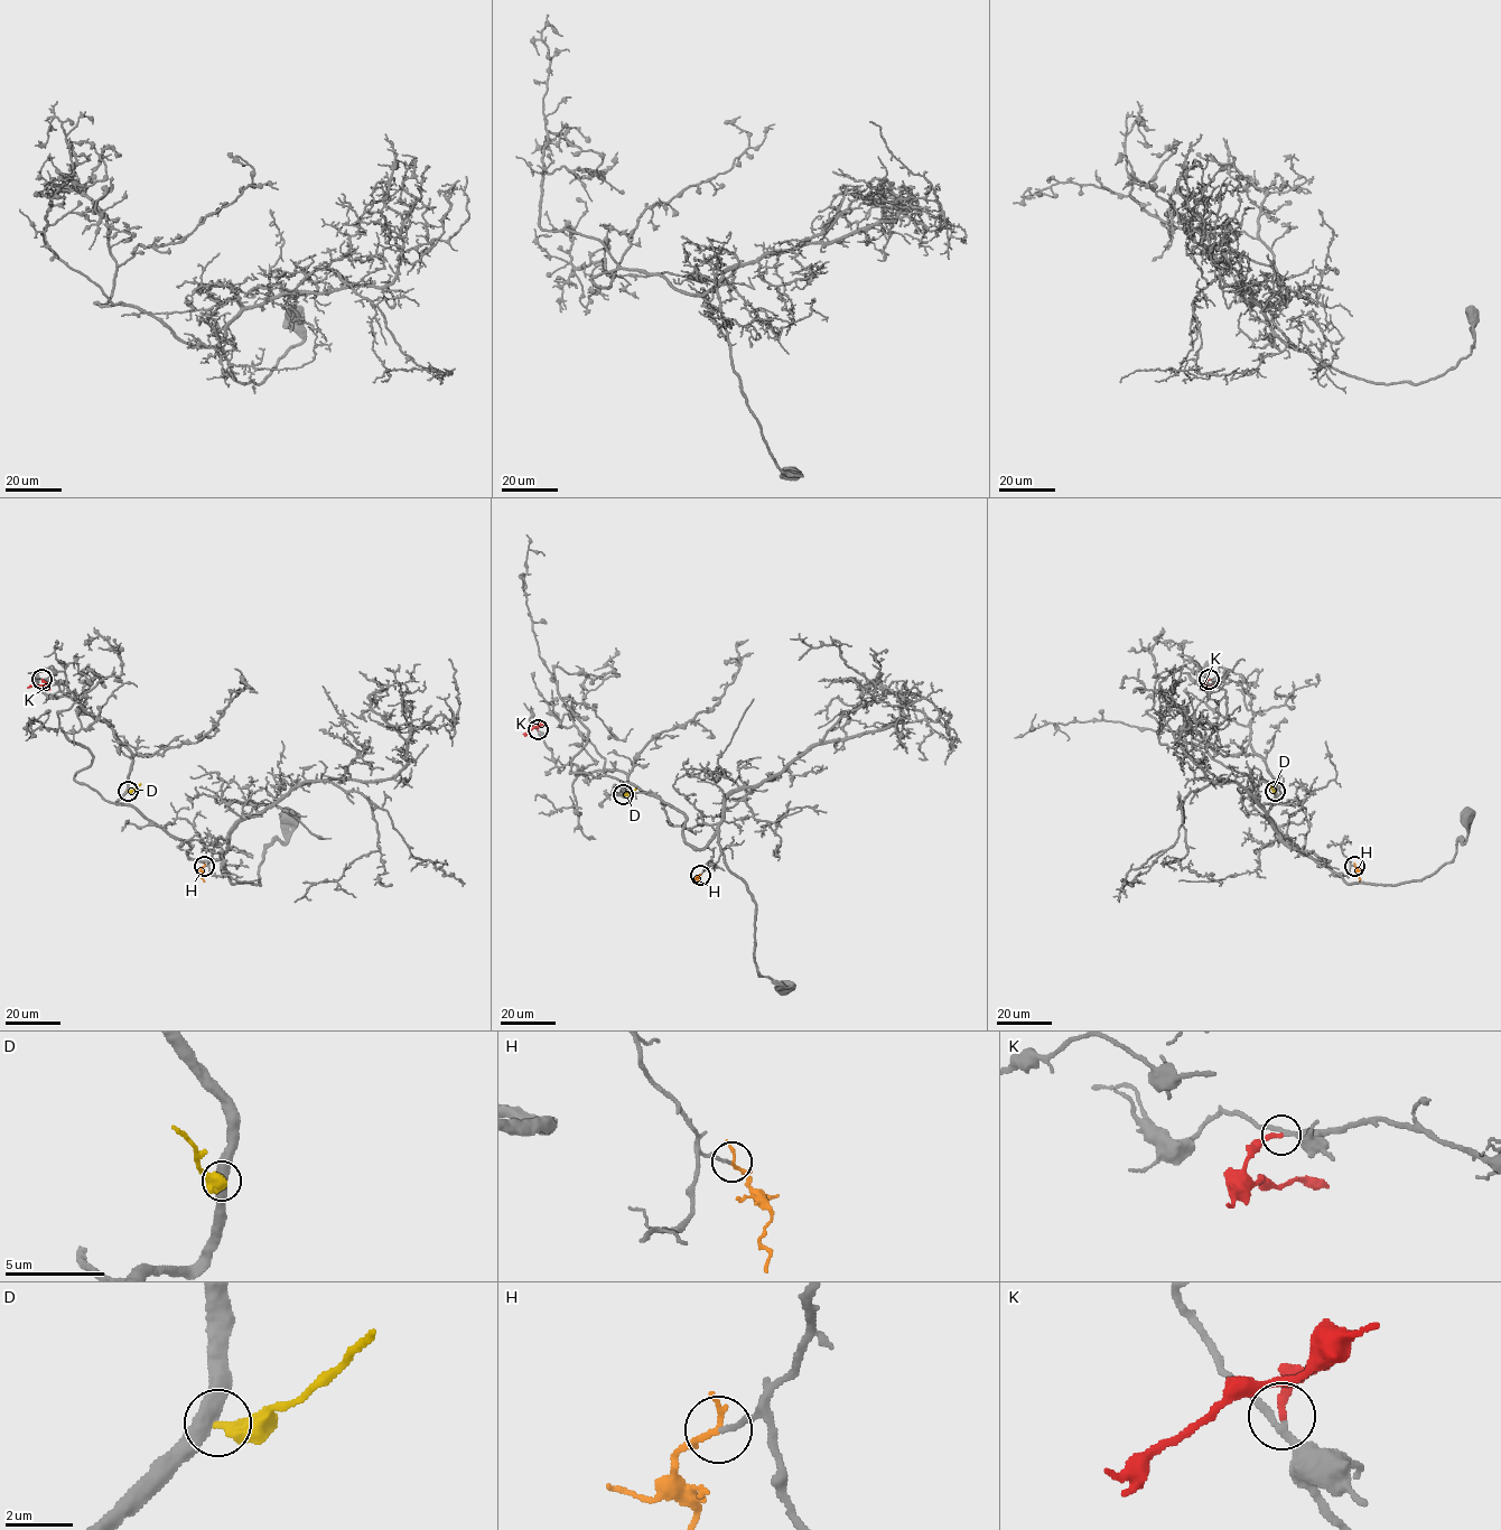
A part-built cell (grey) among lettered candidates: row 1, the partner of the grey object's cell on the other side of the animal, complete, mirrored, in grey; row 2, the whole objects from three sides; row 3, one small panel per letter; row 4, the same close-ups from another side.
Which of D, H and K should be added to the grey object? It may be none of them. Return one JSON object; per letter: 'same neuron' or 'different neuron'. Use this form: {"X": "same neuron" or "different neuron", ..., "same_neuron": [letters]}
{"D": "different neuron", "H": "same neuron", "K": "same neuron", "same_neuron": ["H", "K"]}

